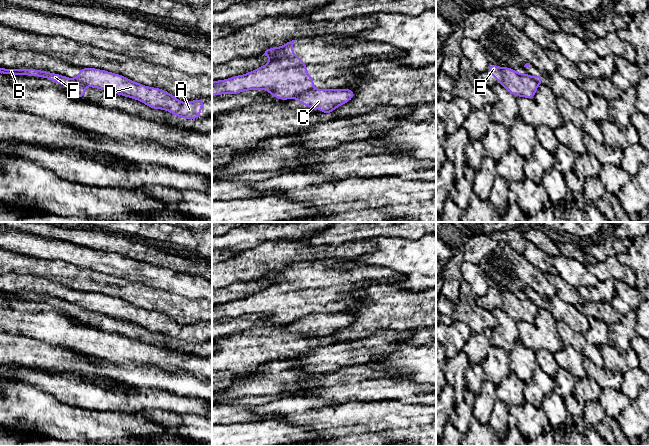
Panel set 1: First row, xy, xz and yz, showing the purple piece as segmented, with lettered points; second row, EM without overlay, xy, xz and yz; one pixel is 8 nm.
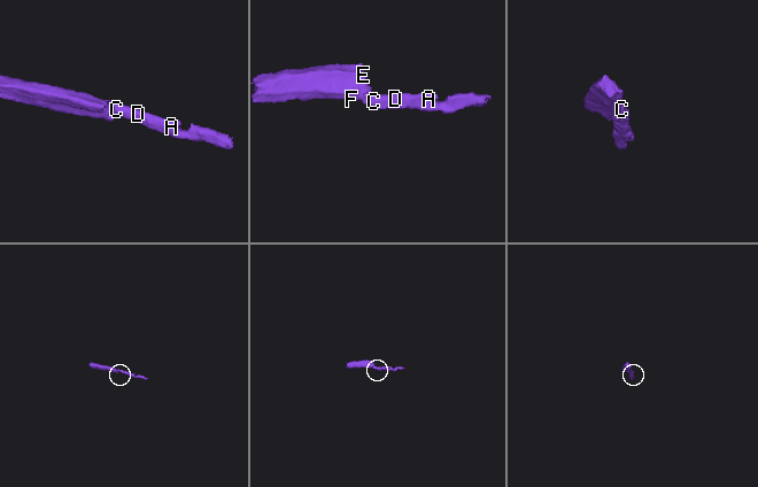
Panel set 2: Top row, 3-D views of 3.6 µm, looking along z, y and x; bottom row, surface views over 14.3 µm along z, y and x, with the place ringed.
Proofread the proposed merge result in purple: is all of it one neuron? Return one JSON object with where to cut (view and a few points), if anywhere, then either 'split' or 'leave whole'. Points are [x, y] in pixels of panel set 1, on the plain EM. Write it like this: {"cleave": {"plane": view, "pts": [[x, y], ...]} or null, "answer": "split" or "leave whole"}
{"cleave": {"plane": "xz", "pts": [[312, 312], [297, 322]]}, "answer": "split"}

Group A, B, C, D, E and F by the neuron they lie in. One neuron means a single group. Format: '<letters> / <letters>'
A C D / B E F

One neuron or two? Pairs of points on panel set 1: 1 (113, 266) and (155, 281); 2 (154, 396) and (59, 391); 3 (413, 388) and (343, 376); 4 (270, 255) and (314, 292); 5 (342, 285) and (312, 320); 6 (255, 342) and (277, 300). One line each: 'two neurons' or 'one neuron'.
1: one neuron
2: one neuron
3: one neuron
4: two neurons
5: two neurons
6: two neurons

